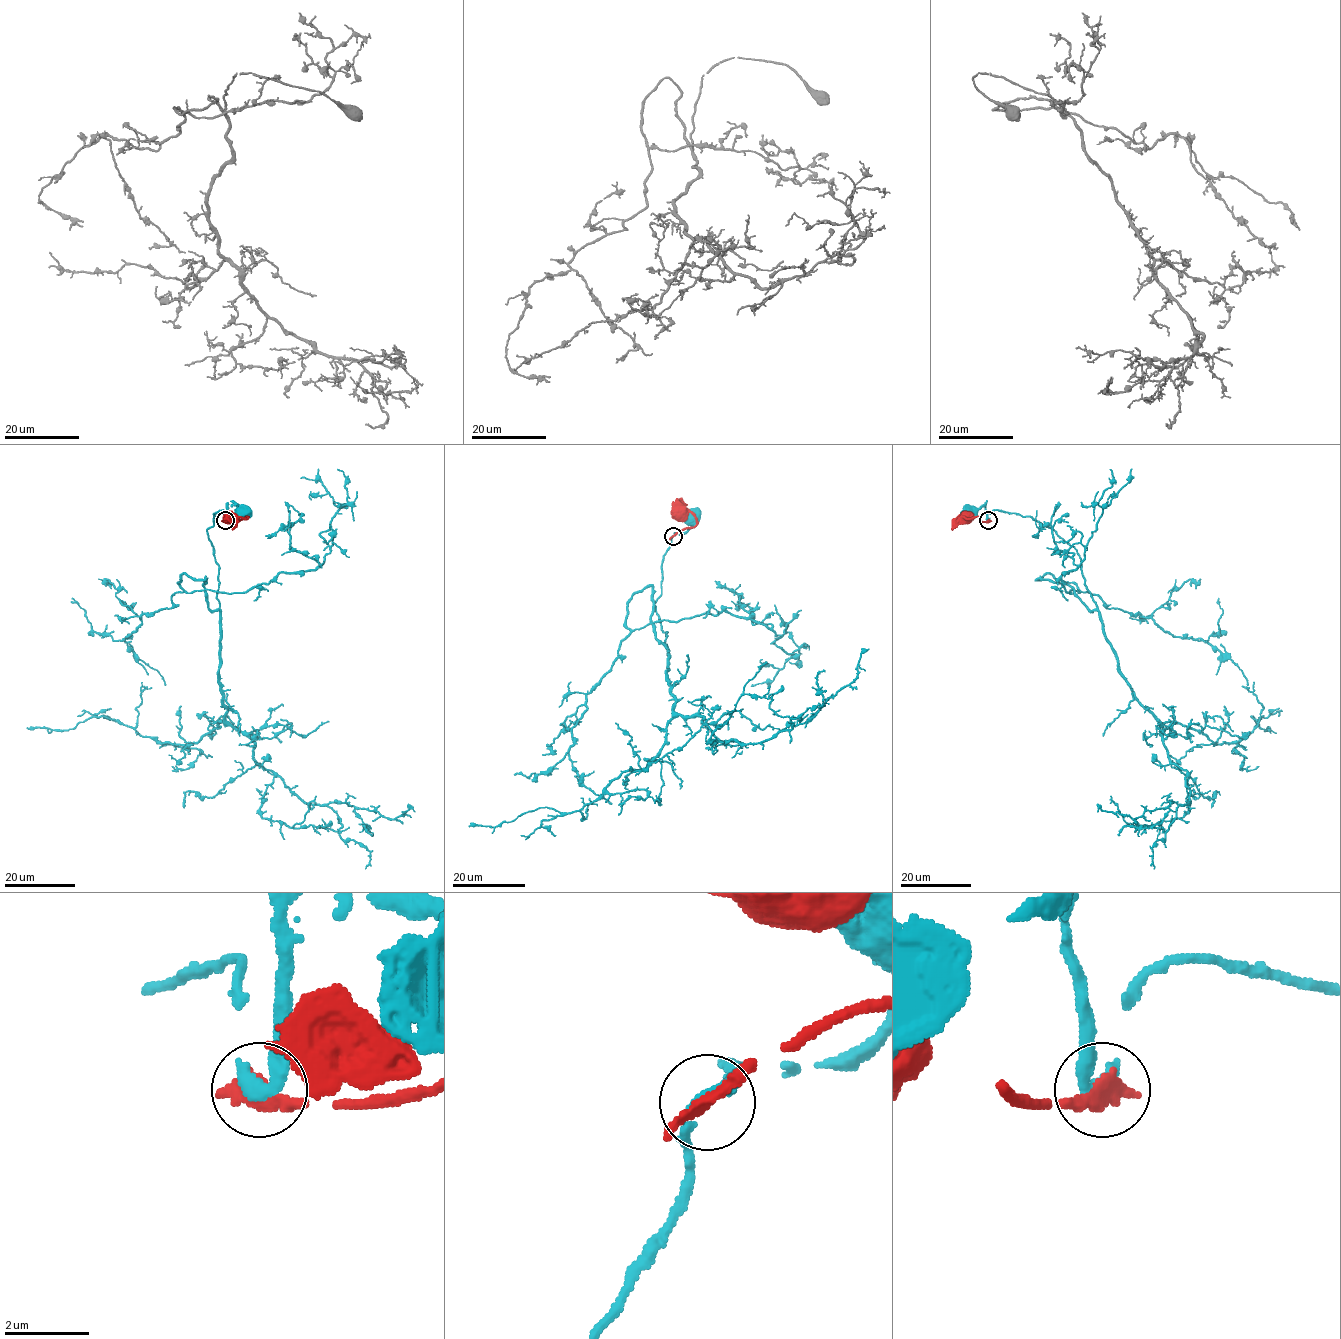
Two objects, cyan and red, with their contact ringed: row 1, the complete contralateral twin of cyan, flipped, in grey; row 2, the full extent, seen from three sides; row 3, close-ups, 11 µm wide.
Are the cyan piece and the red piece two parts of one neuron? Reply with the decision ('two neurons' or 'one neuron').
two neurons

